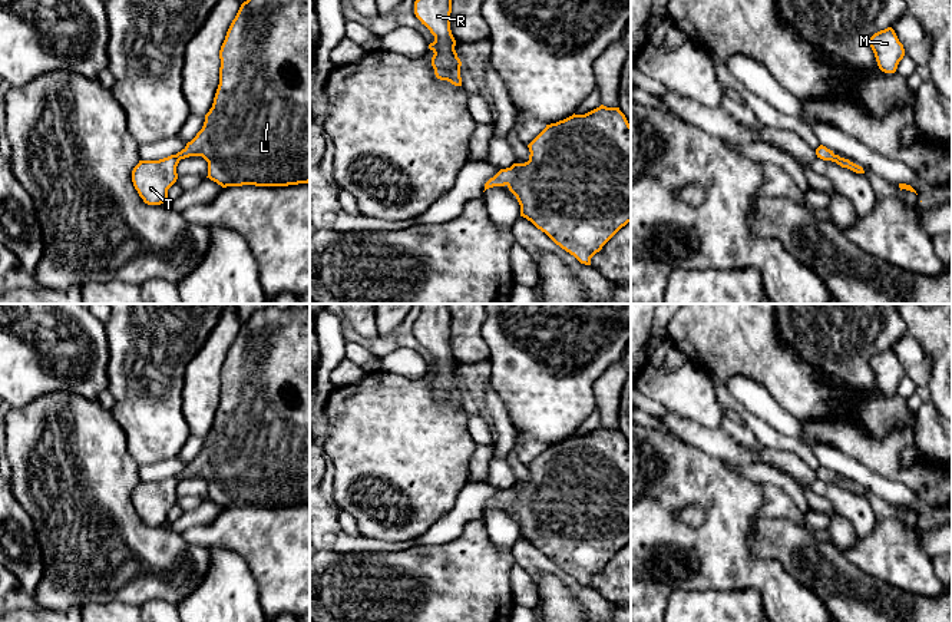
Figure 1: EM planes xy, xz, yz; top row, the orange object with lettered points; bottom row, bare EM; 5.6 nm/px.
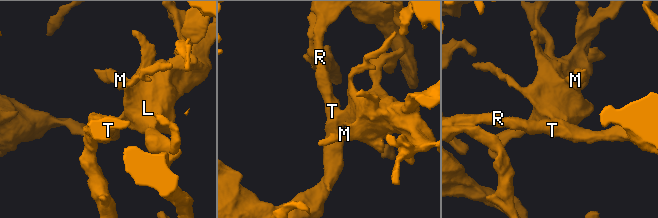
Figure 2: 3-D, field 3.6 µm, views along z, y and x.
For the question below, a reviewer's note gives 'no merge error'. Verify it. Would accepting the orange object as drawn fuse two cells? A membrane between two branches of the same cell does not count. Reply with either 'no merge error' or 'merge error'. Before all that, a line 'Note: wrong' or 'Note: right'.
Note: right
no merge error

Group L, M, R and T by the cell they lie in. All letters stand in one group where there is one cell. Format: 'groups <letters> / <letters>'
groups L M R T

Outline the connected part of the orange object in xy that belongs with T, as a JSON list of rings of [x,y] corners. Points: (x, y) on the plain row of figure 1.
[[[275,304],[254,312],[247,322],[244,322],[232,341],[225,361],[219,371],[221,388],[219,388],[219,406],[214,418],[212,429],[205,436],[202,450],[196,457],[186,464],[186,467],[176,476],[159,482],[139,482],[132,492],[132,503],[139,517],[148,526],[161,526],[168,522],[168,510],[176,503],[176,487],[181,480],[189,477],[202,477],[208,483],[208,497],[222,509],[227,507],[288,507],[310,503],[310,307],[280,310]]]

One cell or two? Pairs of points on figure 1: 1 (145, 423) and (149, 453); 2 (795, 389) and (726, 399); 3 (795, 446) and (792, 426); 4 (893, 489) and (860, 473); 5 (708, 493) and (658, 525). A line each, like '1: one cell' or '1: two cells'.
1: one cell
2: two cells
3: two cells
4: one cell
5: one cell

